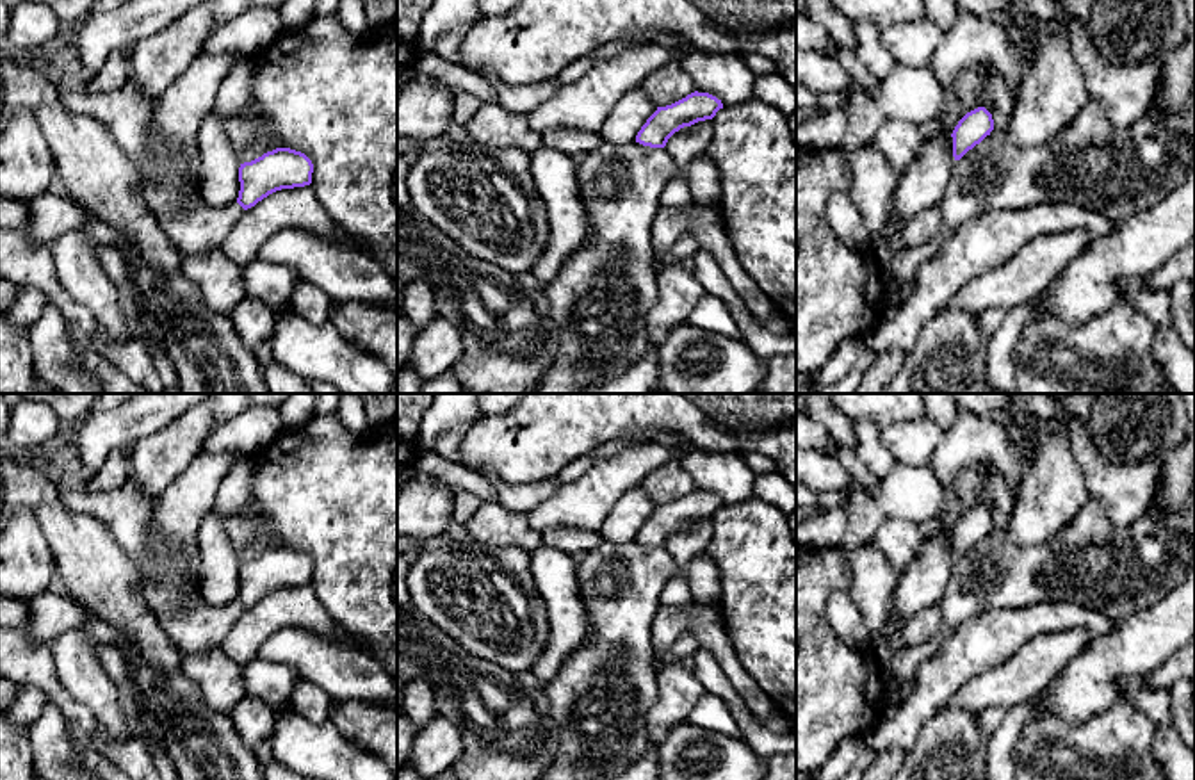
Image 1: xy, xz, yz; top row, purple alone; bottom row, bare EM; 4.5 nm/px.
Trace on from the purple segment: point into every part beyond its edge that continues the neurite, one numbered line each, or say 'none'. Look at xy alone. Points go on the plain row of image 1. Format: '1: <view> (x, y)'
1: xy (173, 595)

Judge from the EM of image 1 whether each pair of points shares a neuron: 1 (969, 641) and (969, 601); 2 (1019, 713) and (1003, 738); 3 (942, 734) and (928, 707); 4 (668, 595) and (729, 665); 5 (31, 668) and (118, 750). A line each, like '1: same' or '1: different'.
1: different
2: same
3: different
4: different
5: same

